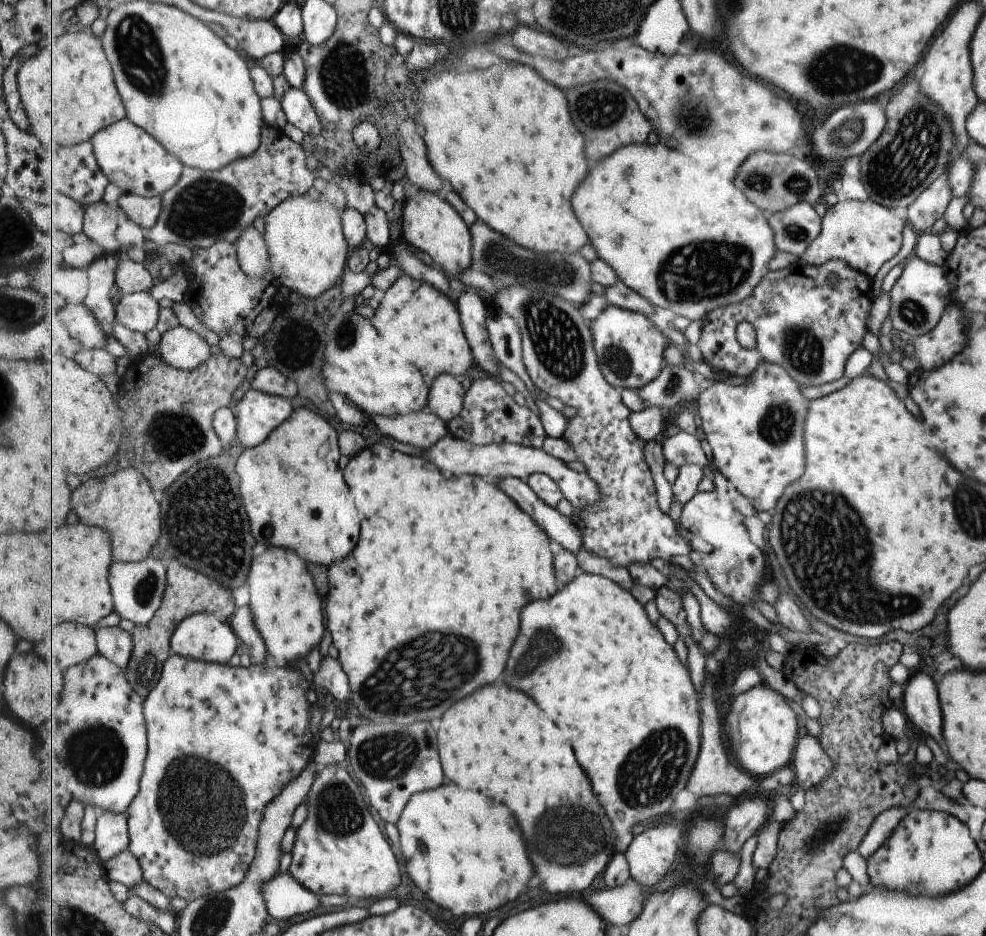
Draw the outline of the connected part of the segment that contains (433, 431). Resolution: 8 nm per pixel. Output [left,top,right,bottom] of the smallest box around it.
[373,408,450,449]

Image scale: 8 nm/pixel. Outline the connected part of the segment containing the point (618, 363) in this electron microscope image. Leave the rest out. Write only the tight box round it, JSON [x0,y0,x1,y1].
[591,304,671,392]

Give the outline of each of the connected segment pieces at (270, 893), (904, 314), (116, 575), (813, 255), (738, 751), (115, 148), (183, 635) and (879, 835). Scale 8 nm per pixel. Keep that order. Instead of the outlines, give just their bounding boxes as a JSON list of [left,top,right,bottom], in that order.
[[264,869,321,920],[888,254,951,337],[111,556,168,625],[802,199,907,279],[727,685,799,776],[90,118,184,197],[172,613,239,664],[856,806,911,859]]

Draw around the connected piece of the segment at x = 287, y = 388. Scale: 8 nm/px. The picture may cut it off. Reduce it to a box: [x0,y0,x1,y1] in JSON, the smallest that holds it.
[251,367,299,399]

